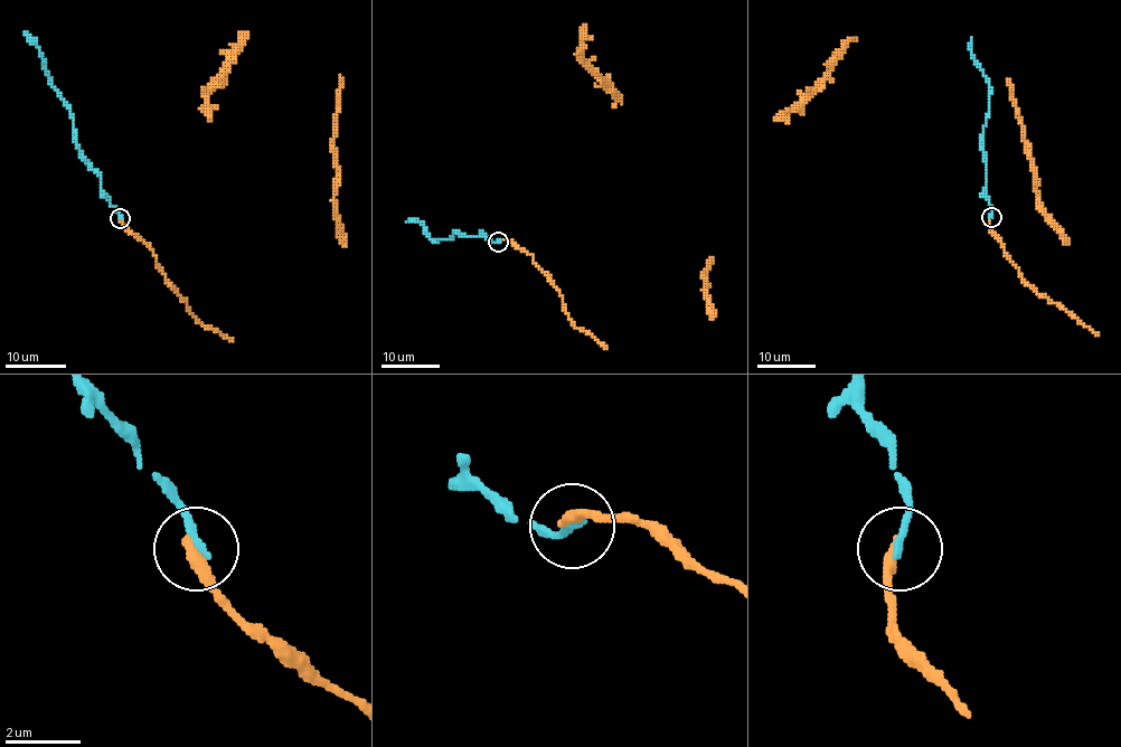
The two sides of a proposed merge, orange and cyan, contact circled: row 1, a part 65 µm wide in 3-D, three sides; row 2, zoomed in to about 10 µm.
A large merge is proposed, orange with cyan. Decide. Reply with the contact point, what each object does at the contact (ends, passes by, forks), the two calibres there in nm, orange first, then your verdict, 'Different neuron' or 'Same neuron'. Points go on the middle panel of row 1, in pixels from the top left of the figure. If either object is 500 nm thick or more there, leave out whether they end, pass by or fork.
Place: (498, 242). At the ring orange ends. At the ring cyan ends. Thickness 320 nm (orange) against 240 nm. Same neuron

